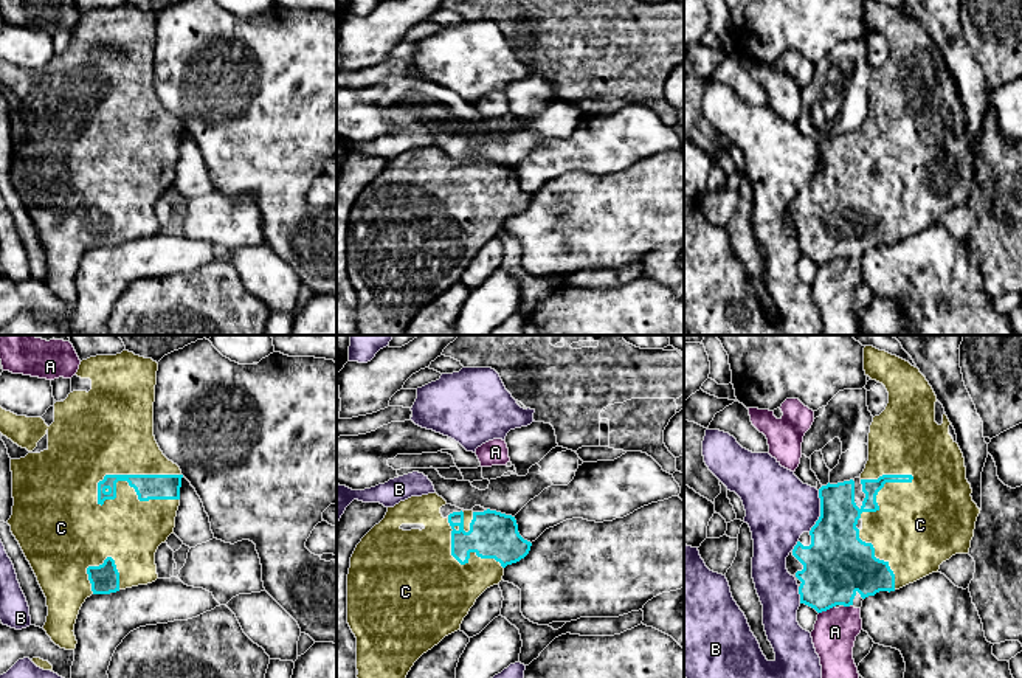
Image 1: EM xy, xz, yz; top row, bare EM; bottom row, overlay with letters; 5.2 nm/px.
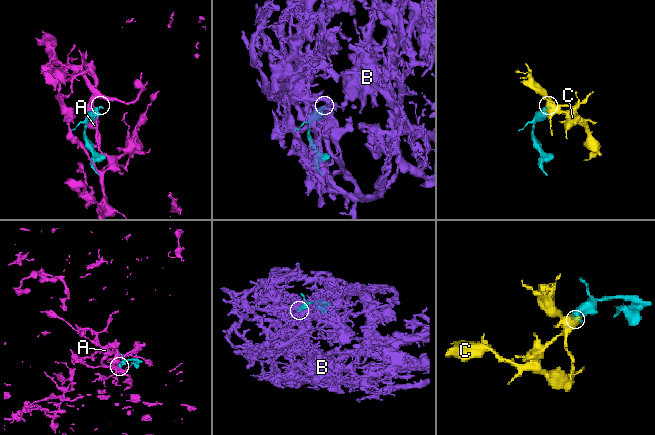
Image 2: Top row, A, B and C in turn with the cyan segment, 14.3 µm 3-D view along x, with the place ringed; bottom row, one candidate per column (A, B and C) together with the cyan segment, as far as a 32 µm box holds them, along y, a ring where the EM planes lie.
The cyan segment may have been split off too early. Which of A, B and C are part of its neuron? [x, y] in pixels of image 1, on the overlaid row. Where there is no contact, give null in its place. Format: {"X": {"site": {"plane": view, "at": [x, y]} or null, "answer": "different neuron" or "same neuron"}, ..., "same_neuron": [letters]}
{"A": {"site": {"plane": "yz", "at": [827, 608]}, "answer": "different neuron"}, "B": {"site": {"plane": "yz", "at": [821, 511]}, "answer": "different neuron"}, "C": {"site": {"plane": "xy", "at": [129, 475]}, "answer": "same neuron"}, "same_neuron": ["C"]}

